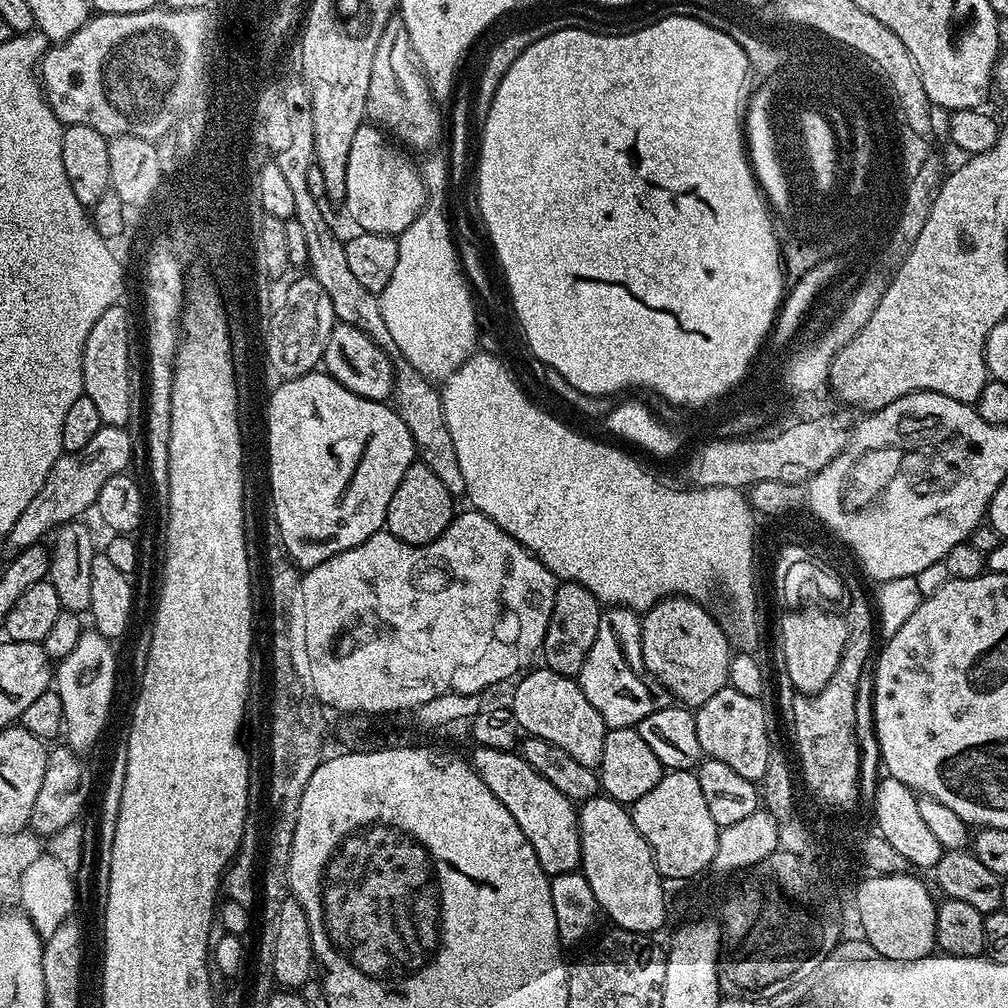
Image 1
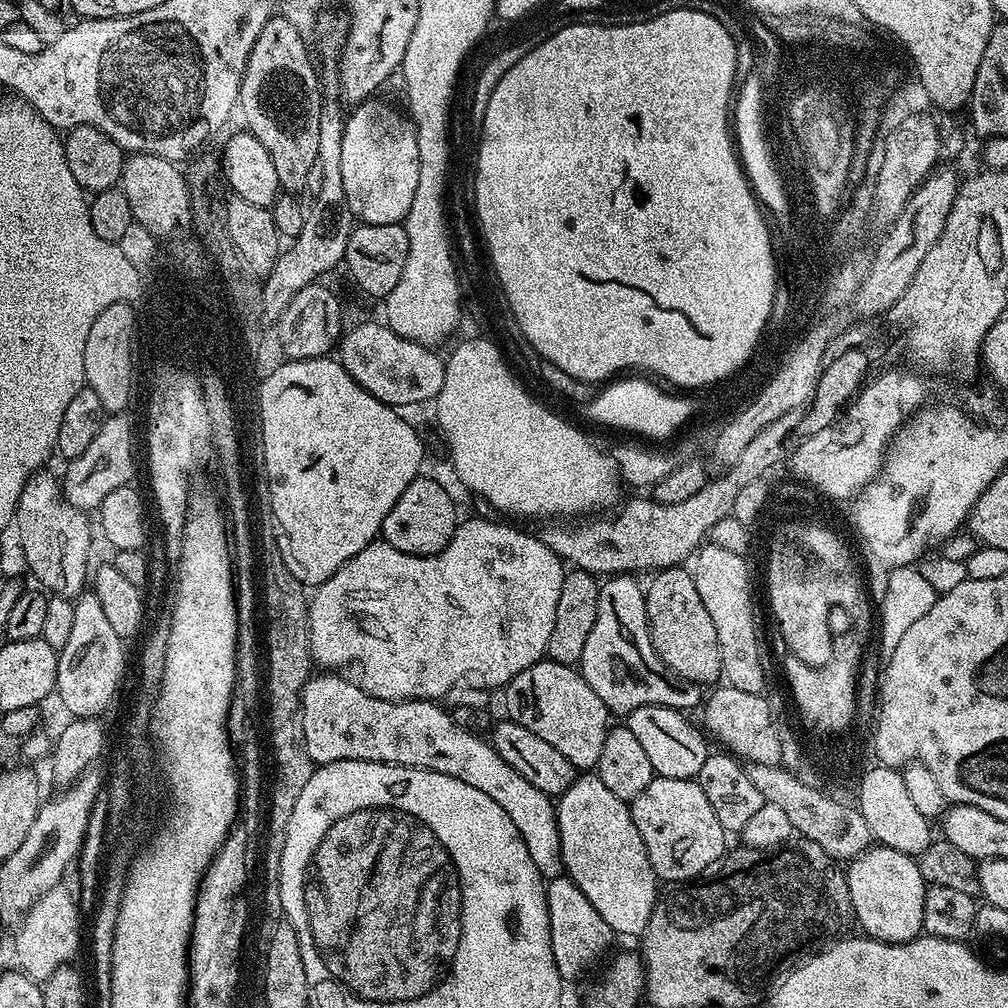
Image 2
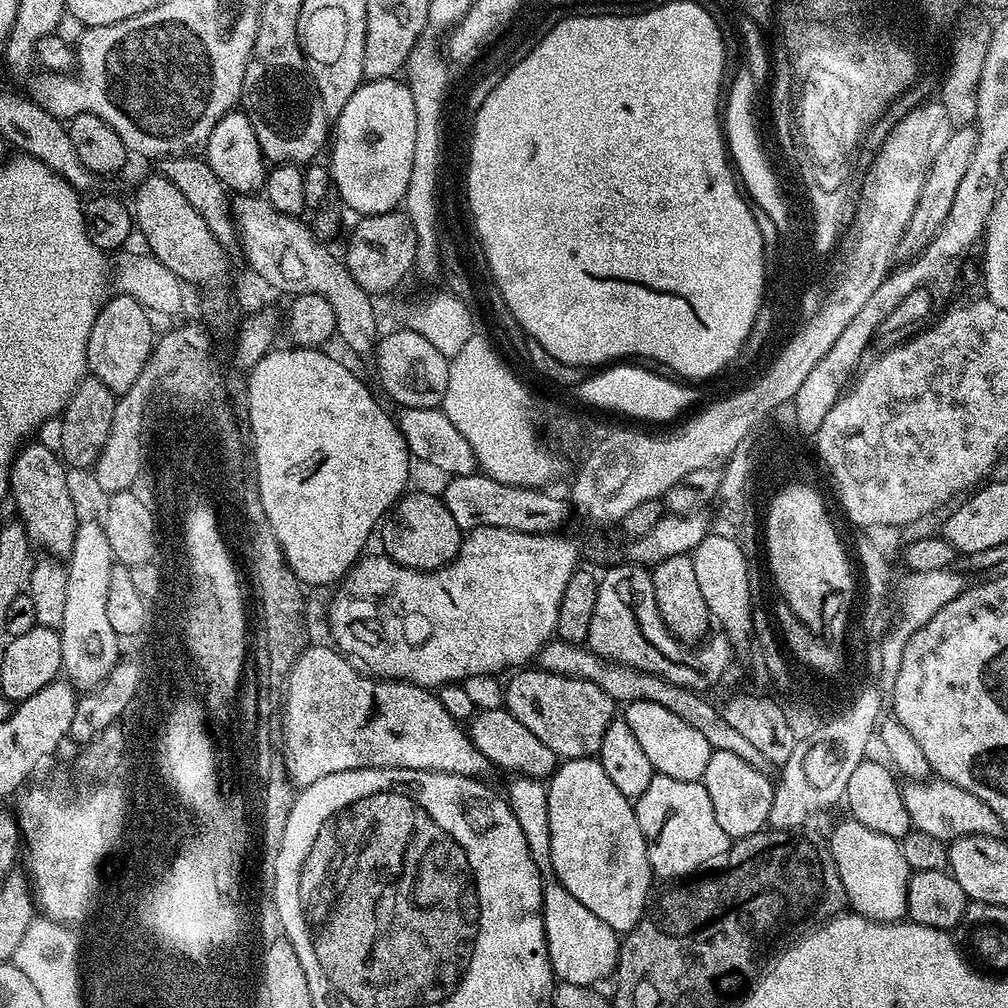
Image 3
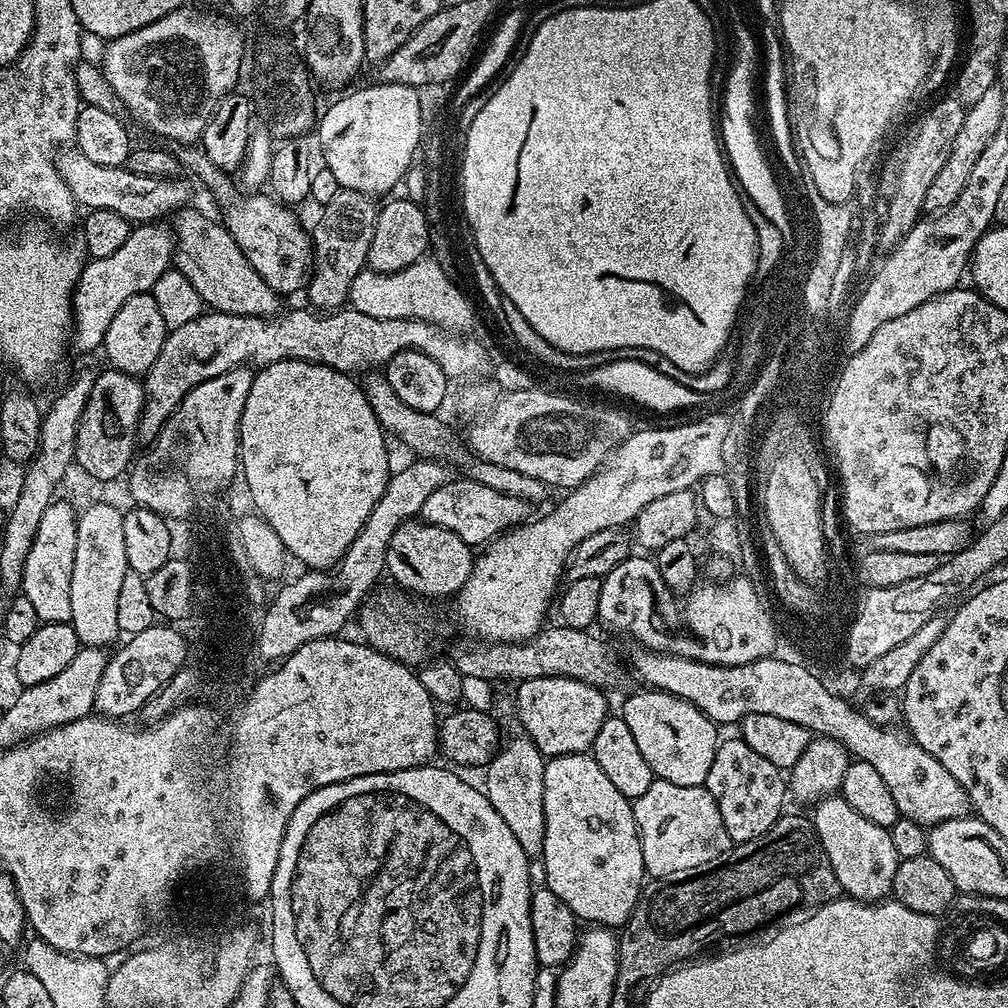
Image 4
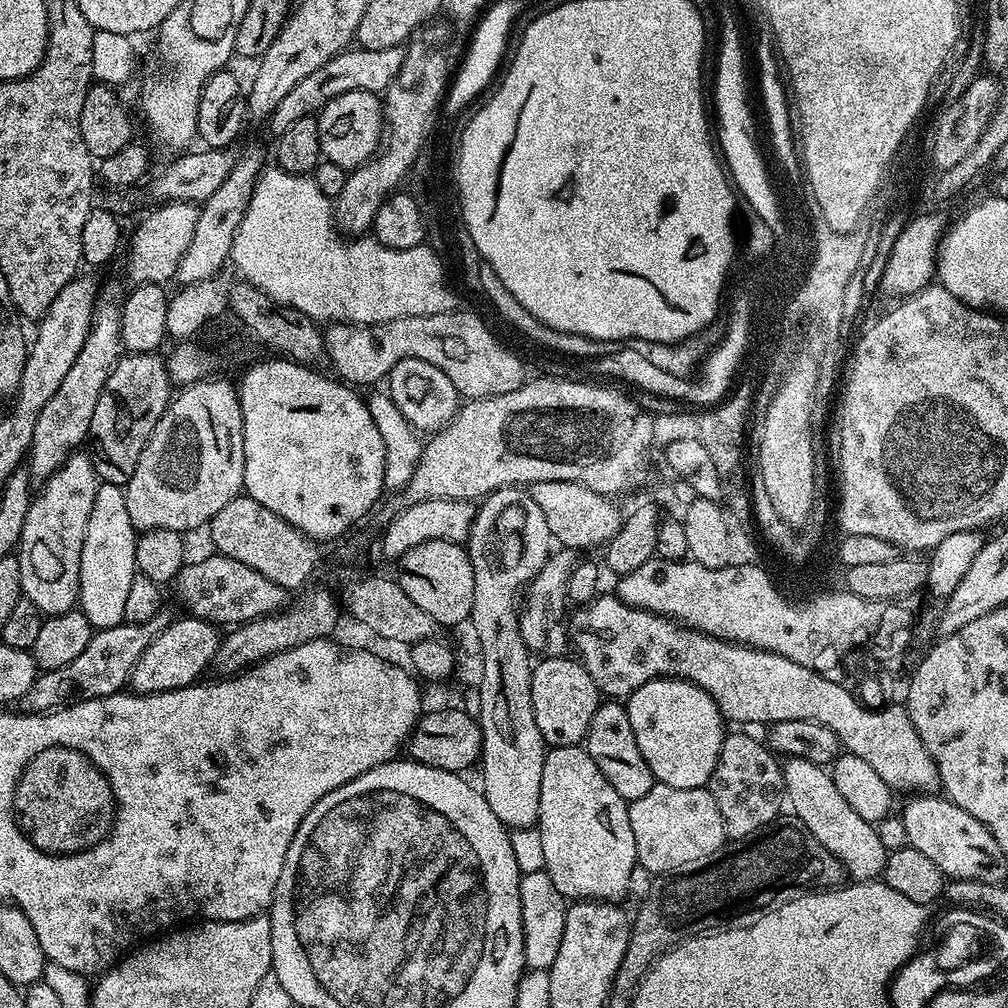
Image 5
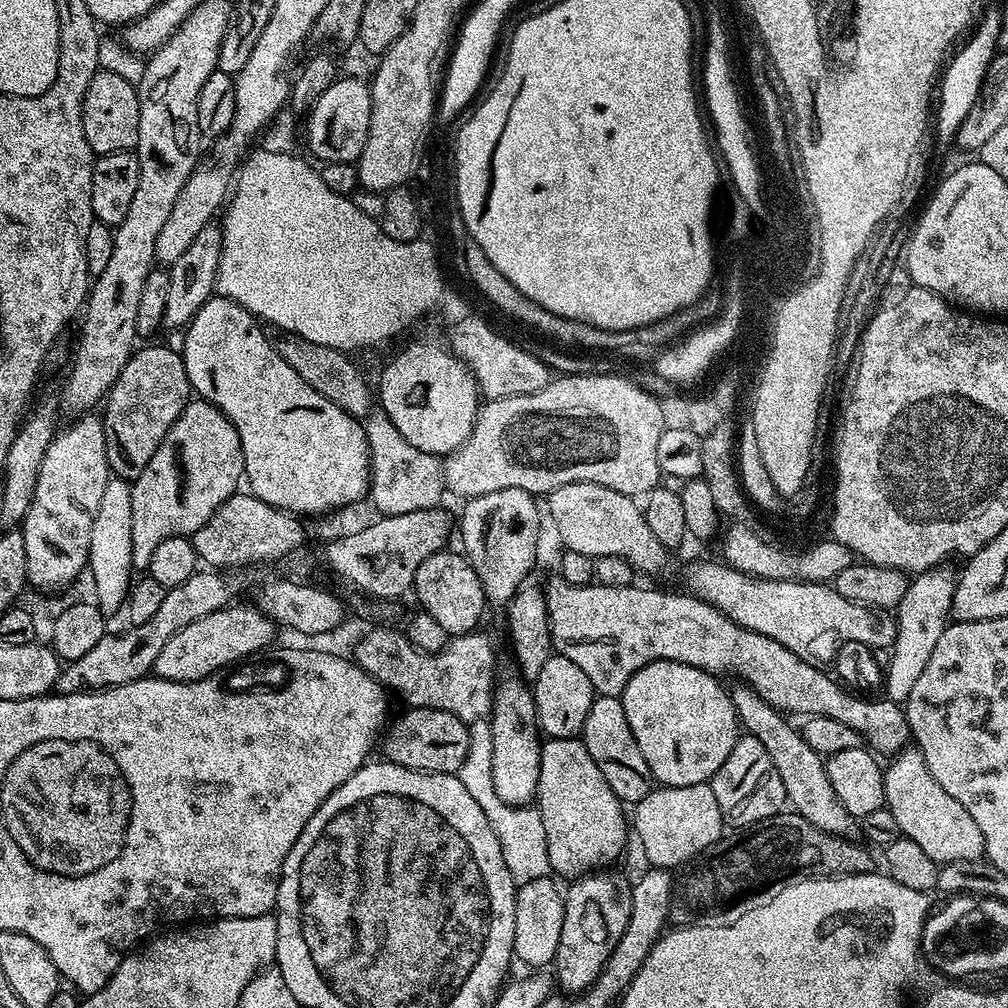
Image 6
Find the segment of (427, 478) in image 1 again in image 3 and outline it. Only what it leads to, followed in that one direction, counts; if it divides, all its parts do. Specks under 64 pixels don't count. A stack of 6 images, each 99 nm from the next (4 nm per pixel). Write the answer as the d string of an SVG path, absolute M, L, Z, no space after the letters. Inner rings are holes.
M411 492L401 496L396 507L388 513L379 529L378 540L380 536L384 543L383 555L389 556L394 562L410 570L436 572L445 568L458 554L462 530L437 493L435 496L432 492Z

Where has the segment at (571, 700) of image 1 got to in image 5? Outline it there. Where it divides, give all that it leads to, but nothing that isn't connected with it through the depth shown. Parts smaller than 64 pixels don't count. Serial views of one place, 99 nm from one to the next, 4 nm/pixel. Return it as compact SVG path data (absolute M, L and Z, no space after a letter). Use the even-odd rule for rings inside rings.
M552 656L533 667L530 678L534 719L545 745L553 748L583 745L590 730L590 718L594 718L594 710L602 703L602 694L594 686L594 678L590 678L579 659L571 659Z

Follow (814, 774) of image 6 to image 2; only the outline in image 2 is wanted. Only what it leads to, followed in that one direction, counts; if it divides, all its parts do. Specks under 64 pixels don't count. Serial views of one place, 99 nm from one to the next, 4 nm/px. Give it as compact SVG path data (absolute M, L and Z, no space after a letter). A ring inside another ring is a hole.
M873 846L865 850L861 856L855 856L852 859L847 865L846 875L852 903L852 915L855 923L857 925L860 923L864 927L861 928L863 935L887 944L905 944L907 940L914 940L924 932L922 902L926 885L920 873L920 865L913 857L902 854L893 848Z

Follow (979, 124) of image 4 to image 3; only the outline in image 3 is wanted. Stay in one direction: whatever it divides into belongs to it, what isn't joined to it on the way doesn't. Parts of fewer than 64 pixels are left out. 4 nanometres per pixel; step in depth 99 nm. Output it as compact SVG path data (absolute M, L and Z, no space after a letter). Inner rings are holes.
M975 127L958 128L952 131L950 138L946 138L946 144L942 146L941 153L934 158L930 173L926 176L926 183L918 194L917 205L914 206L913 217L907 226L906 234L899 243L897 255L904 260L909 260L918 255L921 250L936 237L942 222L946 220L950 209L954 204L954 197L958 192L958 185L962 177L969 169L971 155L974 154L974 147L977 146Z

